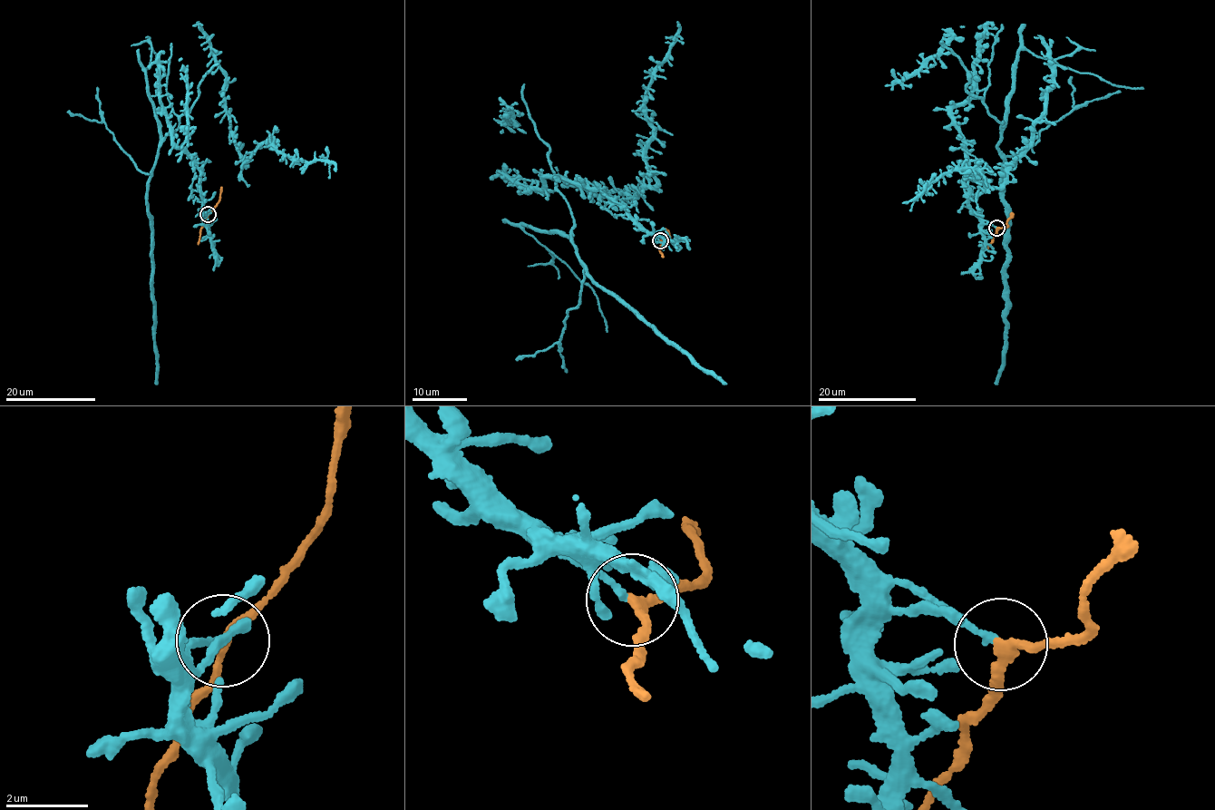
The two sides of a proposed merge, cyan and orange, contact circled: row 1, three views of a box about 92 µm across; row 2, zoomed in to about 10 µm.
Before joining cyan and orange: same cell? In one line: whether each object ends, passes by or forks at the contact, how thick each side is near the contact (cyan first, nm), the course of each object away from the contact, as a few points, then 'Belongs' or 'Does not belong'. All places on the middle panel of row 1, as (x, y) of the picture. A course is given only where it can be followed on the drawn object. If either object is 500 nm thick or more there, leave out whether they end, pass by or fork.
At the ring cyan ends. At the ring orange passes by. Thickness 150 nm (cyan) against 220 nm. Course of cyan: (659, 240), (597, 188), (549, 176), (539, 190), (567, 200), (572, 240), (606, 292), (725, 383). Course of orange: (660, 240), (663, 256). Does not belong

